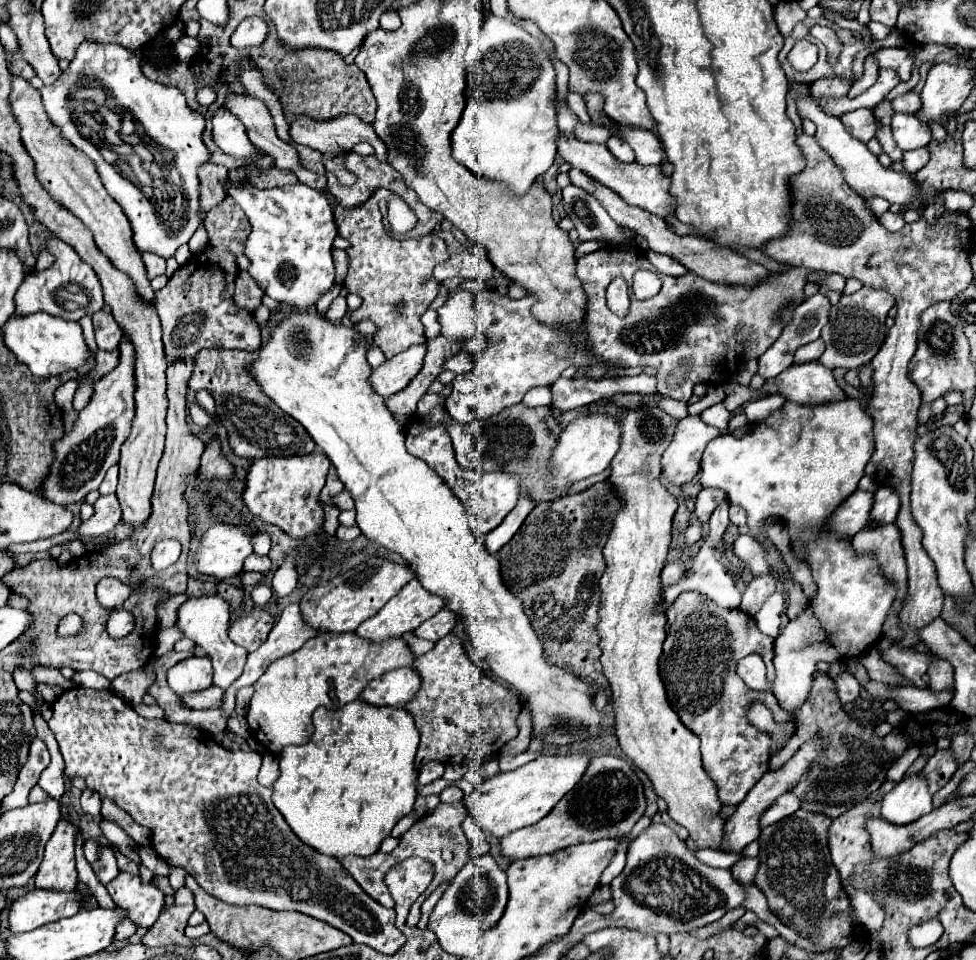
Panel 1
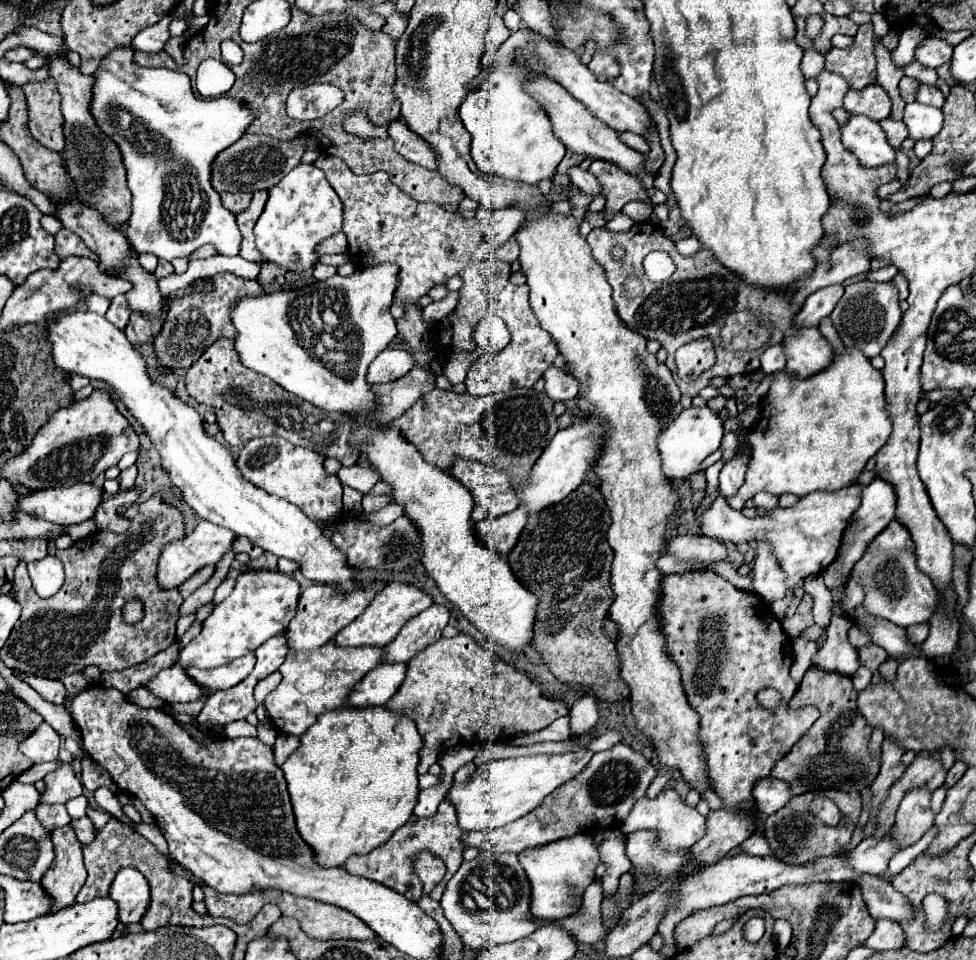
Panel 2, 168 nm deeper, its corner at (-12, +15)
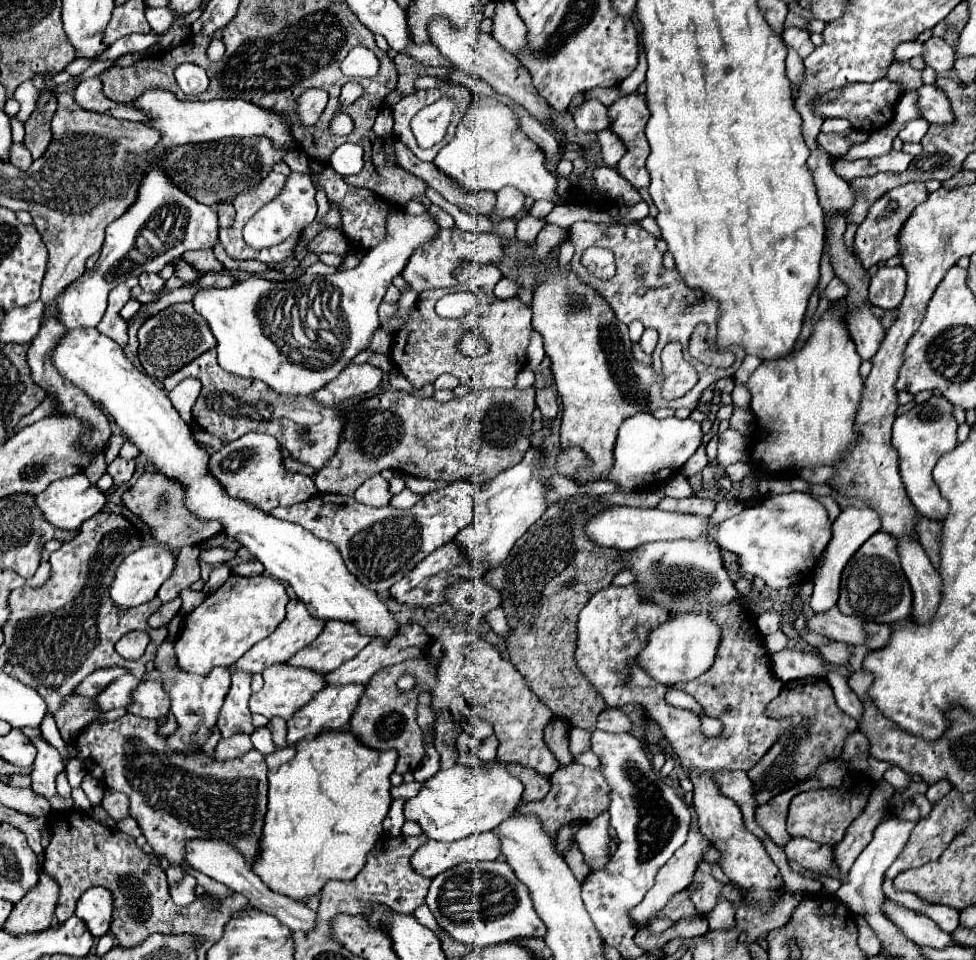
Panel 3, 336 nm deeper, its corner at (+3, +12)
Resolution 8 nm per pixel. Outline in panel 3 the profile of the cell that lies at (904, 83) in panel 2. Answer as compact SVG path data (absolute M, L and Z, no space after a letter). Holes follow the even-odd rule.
M893 63L889 67L889 73L887 73L887 79L893 81L893 83L901 83L903 87L903 93L905 91L915 91L919 89L923 83L921 83L921 71L915 71L909 63Z

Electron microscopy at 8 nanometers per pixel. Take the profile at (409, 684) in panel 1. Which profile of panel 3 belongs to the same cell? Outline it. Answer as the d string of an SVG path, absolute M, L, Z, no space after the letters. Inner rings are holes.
M365 685L325 687L297 715L287 721L287 743L295 745L305 737L313 737L323 729L343 729L357 709Z

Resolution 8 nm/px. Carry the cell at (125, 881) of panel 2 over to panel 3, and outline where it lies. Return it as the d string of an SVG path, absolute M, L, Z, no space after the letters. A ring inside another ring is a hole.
M93 887L81 895L75 909L77 917L85 921L93 937L101 937L109 931L113 919L113 895L105 887Z

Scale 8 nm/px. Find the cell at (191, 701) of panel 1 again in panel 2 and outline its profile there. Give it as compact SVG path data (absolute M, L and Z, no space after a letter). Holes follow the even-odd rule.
M174 664L170 668L164 668L162 672L158 672L152 680L148 680L144 684L144 688L168 704L190 702L190 700L202 698L200 688L196 688L192 684L192 680L186 676L186 672L180 664Z

